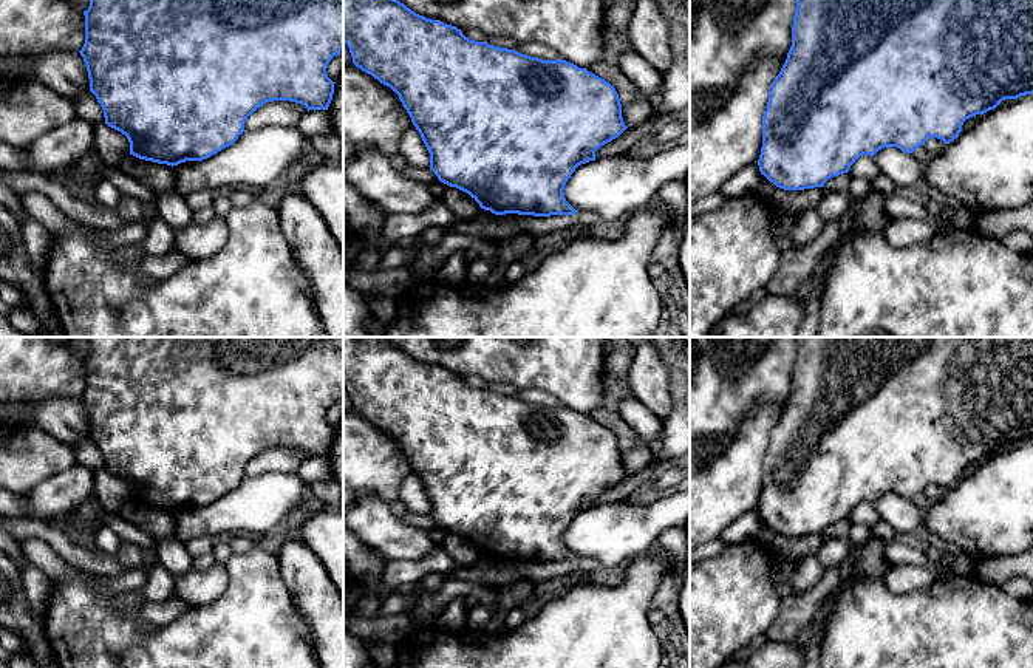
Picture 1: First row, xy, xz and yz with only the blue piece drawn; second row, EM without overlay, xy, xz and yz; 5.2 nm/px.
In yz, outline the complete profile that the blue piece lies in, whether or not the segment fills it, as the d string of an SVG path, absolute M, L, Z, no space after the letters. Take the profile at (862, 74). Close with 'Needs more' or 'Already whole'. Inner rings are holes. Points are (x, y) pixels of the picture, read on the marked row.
M796 0L792 25L792 46L769 91L762 116L759 172L776 187L804 190L824 187L834 176L847 173L863 155L874 156L885 147L912 153L929 138L953 142L967 119L994 110L1005 99L1033 94L1033 0Z. Already whole

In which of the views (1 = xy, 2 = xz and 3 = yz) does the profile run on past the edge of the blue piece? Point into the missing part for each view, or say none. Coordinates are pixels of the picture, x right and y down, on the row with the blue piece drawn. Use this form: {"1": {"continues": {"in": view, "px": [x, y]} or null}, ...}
{"1": {"continues": null}, "2": {"continues": null}, "3": {"continues": null}}

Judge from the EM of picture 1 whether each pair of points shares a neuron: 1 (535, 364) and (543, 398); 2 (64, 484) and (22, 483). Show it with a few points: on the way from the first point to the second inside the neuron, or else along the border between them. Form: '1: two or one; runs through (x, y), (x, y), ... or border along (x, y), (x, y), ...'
1: two; border along (520, 387), (542, 388), (551, 393), (560, 404)
2: two; border along (73, 466), (42, 480), (22, 495)

